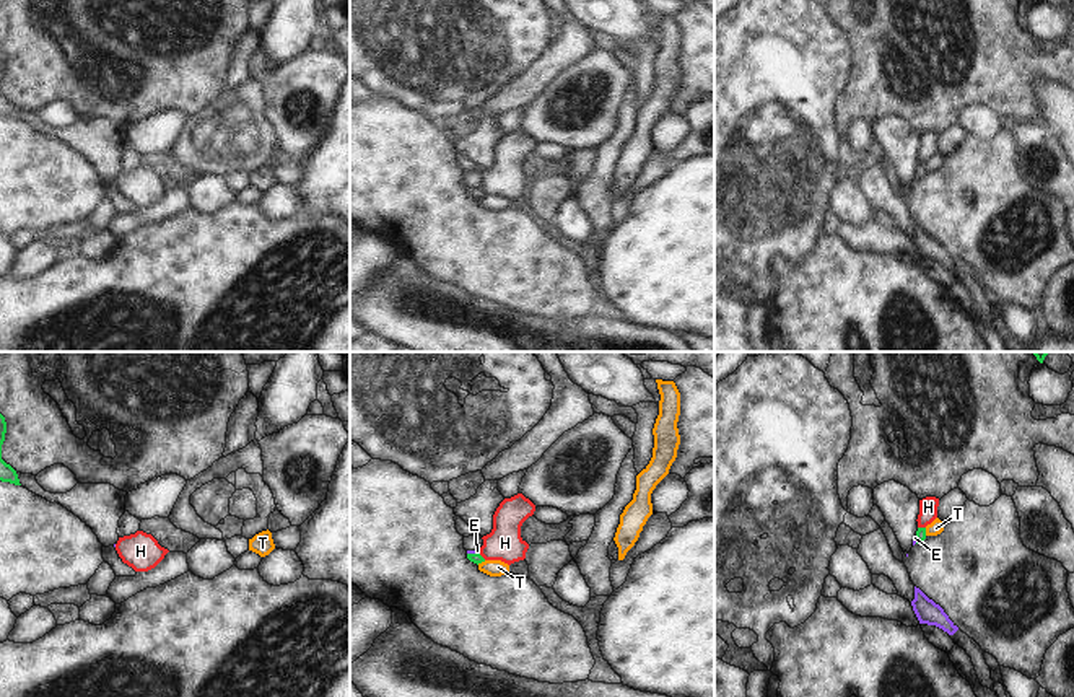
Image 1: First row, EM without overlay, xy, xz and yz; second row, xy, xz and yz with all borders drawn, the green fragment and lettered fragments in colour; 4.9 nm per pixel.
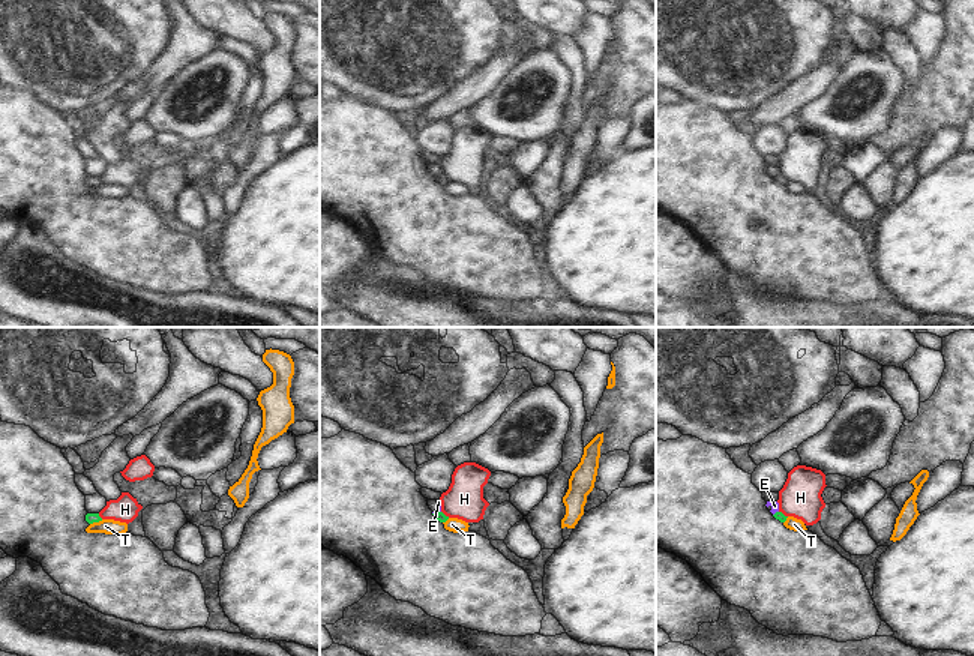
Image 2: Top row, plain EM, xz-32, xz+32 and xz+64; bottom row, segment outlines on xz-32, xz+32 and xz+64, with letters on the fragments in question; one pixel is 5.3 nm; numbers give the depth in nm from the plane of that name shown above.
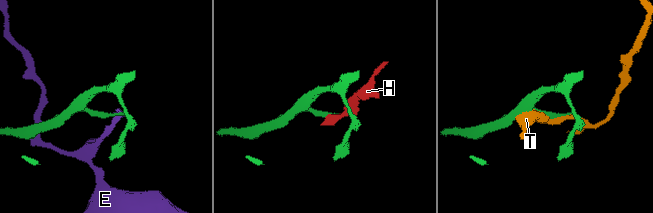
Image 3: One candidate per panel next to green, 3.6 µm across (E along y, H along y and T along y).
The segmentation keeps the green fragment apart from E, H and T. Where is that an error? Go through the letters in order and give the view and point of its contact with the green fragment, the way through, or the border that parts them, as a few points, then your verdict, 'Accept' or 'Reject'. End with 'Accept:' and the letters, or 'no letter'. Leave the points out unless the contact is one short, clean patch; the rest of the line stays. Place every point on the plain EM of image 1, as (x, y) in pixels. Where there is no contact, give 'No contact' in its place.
E: Touches green at xz (472, 189). Boundary: xz (467, 188), (477, 189). Reject
H: Touches green at yz (921, 163). Boundary: yz (918, 162), (925, 163). Reject
T: Touches green at xz (480, 197). Reject
Accept: no letter.

